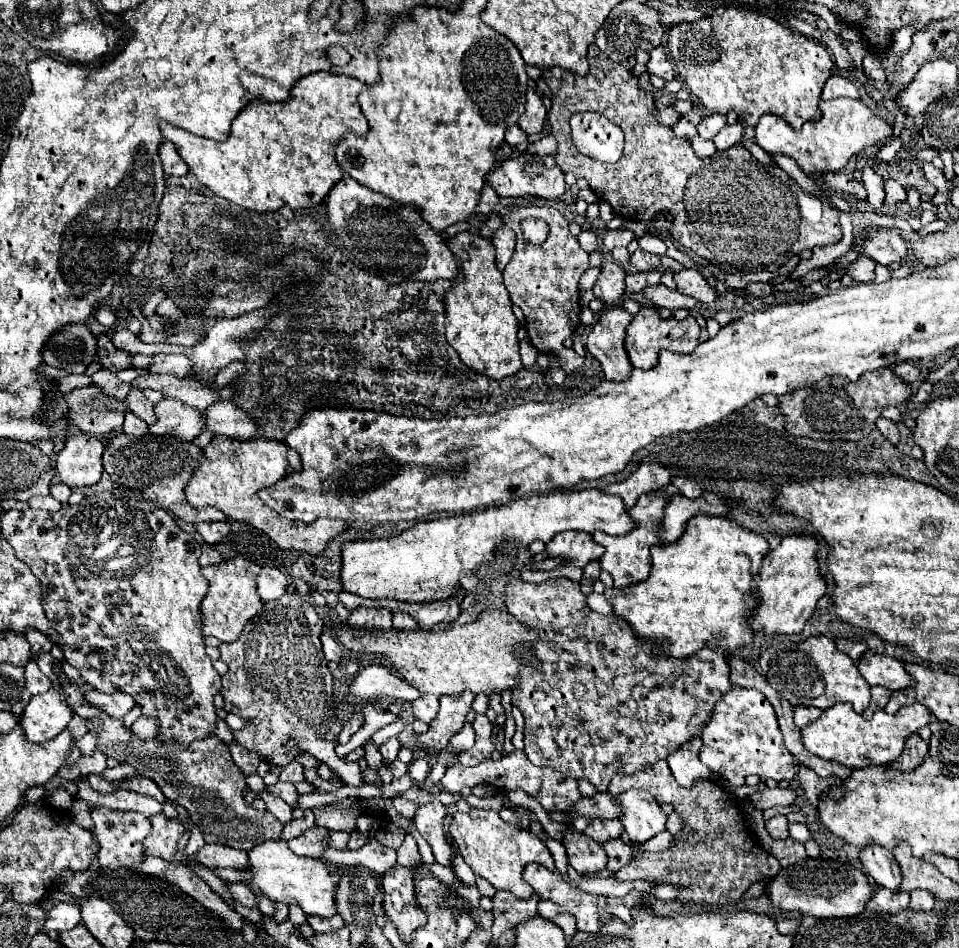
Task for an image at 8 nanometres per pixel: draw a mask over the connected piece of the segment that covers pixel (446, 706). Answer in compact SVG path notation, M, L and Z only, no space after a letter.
M461 692L459 696L441 696L441 708L435 720L429 724L429 730L419 736L421 746L445 748L449 740L463 728L465 716L473 704L473 692Z

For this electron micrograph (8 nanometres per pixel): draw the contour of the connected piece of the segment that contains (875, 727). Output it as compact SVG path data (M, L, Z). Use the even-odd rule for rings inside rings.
M839 702L823 710L823 714L815 722L801 728L801 736L803 736L805 748L823 760L833 760L851 768L885 766L899 756L899 752L903 750L905 738L915 734L921 726L927 726L929 720L931 720L929 710L921 708L919 704L903 706L895 714L877 710L871 720L865 720L861 714L853 710L849 702L845 704Z

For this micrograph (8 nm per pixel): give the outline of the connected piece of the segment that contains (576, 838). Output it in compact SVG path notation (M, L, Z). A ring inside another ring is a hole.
M573 826L567 828L565 838L561 840L565 850L567 850L567 858L569 864L577 870L577 872L603 872L607 868L607 852L603 848L603 844L589 840L589 836L585 836L579 830L573 830Z

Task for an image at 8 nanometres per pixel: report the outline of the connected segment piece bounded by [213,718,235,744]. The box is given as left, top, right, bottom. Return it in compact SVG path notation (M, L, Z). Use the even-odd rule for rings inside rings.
M217 718L217 724L215 724L215 730L213 730L213 734L217 734L225 744L231 744L231 742L235 742L233 740L233 730L221 720L221 718Z

